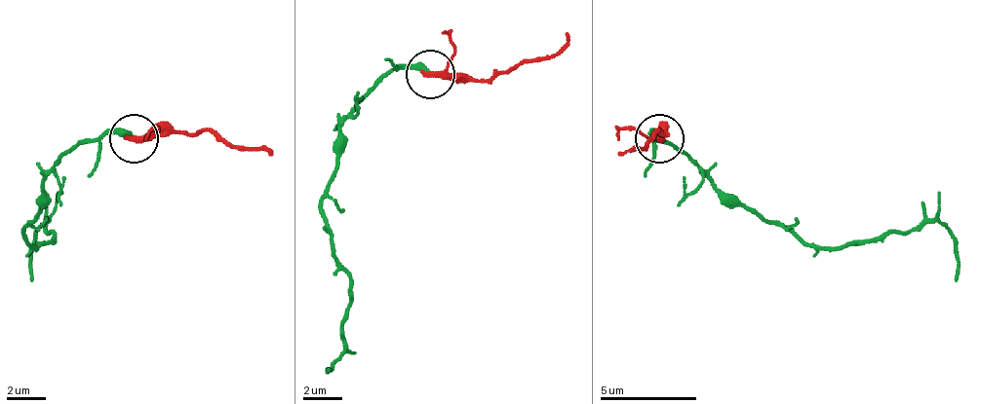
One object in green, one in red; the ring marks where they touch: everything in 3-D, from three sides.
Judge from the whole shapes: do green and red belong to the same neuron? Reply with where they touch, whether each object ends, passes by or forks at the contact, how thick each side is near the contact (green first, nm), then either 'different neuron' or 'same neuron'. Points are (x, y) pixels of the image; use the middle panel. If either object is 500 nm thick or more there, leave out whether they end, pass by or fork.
(430, 74) | green ends | red passes by | 360/280 nm | same neuron

